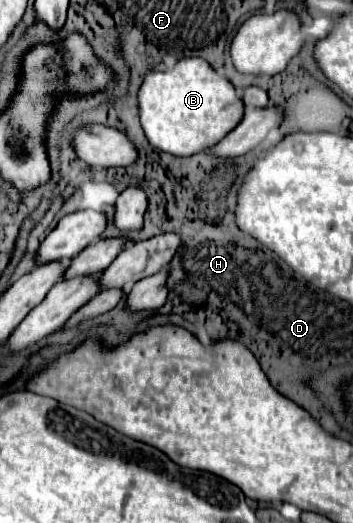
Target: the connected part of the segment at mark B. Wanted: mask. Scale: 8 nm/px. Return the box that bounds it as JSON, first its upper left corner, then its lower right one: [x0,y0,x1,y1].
[138,58,244,156]

